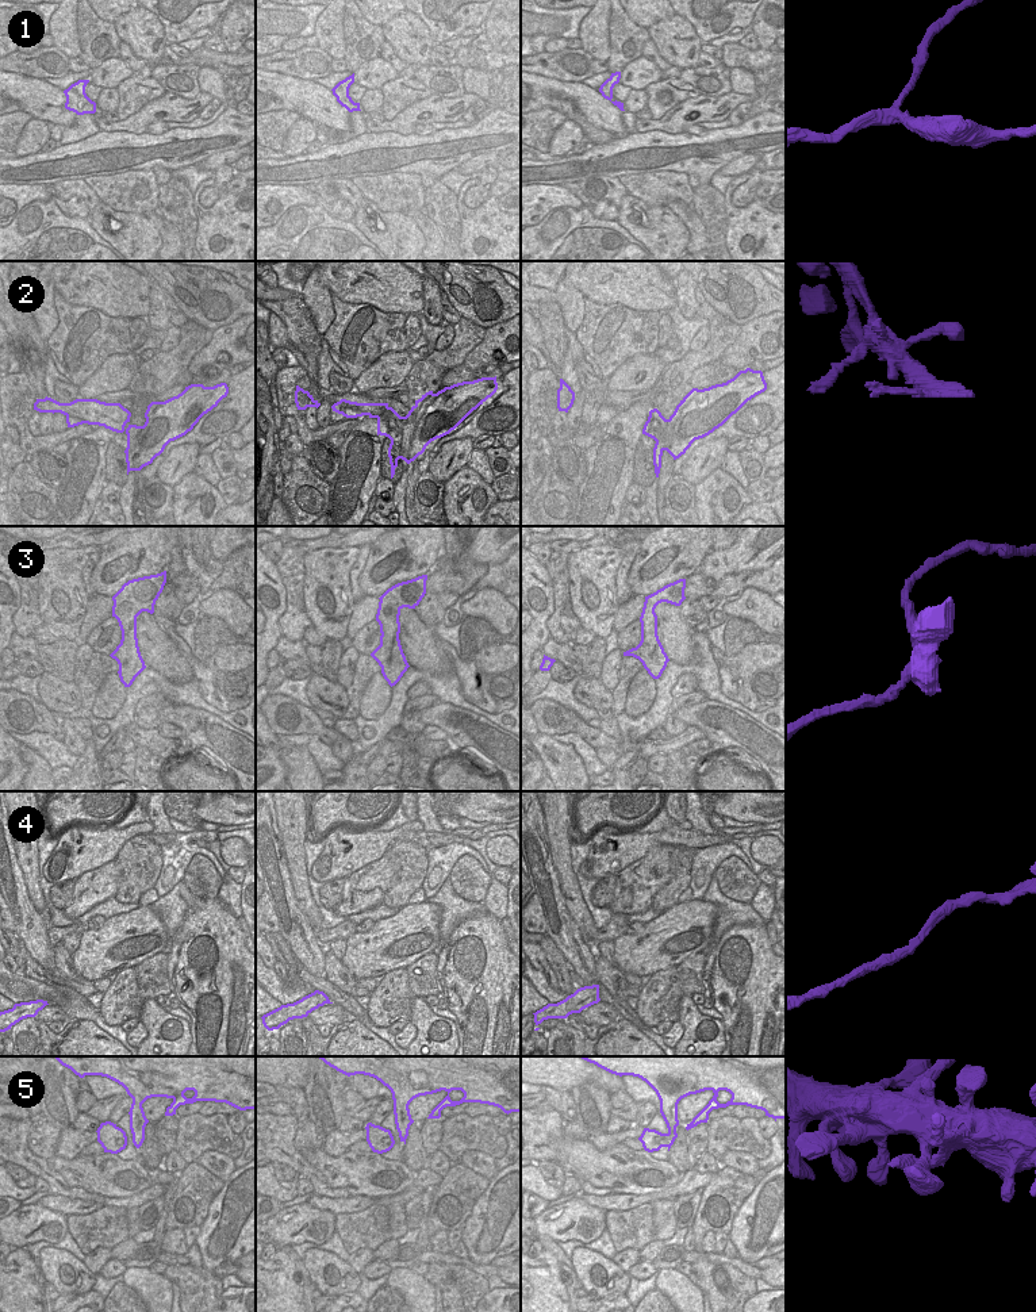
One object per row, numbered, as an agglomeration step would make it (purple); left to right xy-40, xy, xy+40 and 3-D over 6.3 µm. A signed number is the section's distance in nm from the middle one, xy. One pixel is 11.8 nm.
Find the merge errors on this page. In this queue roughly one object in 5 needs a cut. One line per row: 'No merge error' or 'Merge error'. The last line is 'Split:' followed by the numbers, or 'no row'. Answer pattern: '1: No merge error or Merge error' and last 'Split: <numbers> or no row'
1: No merge error
2: No merge error
3: No merge error
4: No merge error
5: No merge error
Split: no row.

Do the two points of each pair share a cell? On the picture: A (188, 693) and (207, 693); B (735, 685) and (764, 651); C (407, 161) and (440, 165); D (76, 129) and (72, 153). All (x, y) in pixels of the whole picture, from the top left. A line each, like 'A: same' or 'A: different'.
A: different
B: same
C: same
D: different

